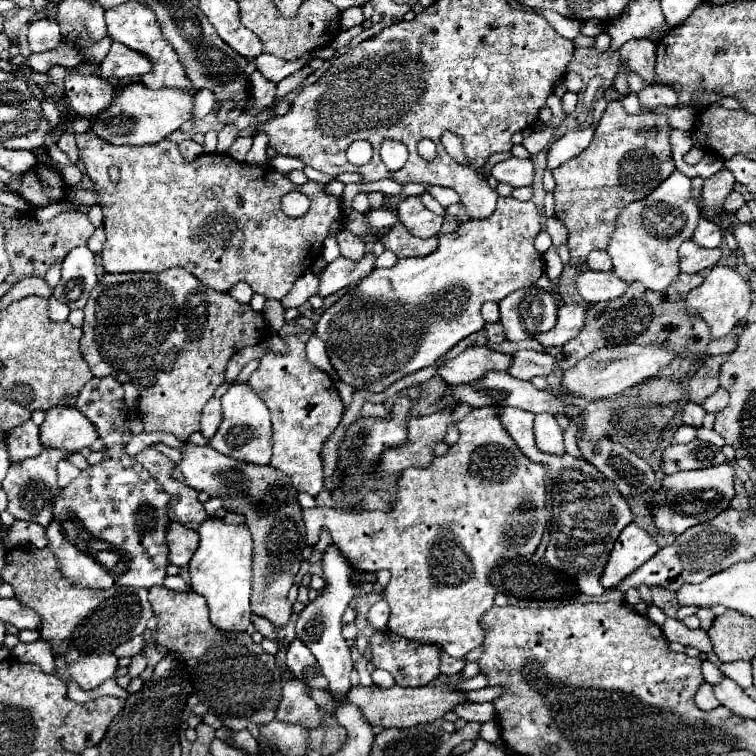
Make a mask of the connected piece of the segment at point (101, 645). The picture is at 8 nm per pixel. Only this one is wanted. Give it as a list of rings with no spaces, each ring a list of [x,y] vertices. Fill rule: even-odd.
[[[30,544],[16,546],[6,552],[6,566],[2,570],[2,580],[14,586],[14,596],[20,604],[36,610],[40,614],[40,636],[50,642],[54,656],[64,656],[68,664],[76,662],[80,656],[90,654],[112,654],[112,650],[130,638],[146,630],[146,622],[152,618],[152,608],[148,602],[148,590],[144,588],[108,588],[108,590],[88,590],[72,586],[58,570],[56,556],[48,548],[34,548]]]

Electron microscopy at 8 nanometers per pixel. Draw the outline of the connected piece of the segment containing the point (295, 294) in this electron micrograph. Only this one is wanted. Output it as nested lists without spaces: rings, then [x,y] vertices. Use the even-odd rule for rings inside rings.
[[[306,272],[304,276],[300,276],[294,286],[292,292],[288,292],[288,296],[284,296],[282,306],[284,308],[296,308],[308,302],[310,296],[314,296],[318,292],[318,278],[312,272]]]

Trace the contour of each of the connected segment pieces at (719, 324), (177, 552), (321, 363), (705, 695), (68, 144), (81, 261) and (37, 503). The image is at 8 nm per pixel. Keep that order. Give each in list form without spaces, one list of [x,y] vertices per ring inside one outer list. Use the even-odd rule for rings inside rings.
[[[716,266],[712,270],[708,270],[704,282],[688,294],[686,312],[688,312],[688,316],[702,318],[710,328],[710,336],[716,340],[716,338],[728,336],[744,320],[744,316],[750,310],[750,304],[752,304],[750,284],[736,270],[732,270],[728,266]]]
[[[172,522],[168,528],[168,548],[170,548],[170,562],[176,566],[188,566],[192,554],[196,552],[200,536],[196,530],[184,528],[178,522]]]
[[[313,332],[311,336],[311,345],[306,345],[306,355],[308,360],[316,366],[316,368],[320,368],[320,370],[324,370],[334,382],[338,382],[340,378],[338,378],[335,370],[332,367],[330,362],[326,343],[319,339],[315,333]]]
[[[704,682],[704,684],[698,688],[694,700],[696,700],[696,706],[698,706],[700,710],[712,710],[712,708],[718,708],[718,706],[720,706],[720,702],[716,700],[716,696],[714,696],[714,692],[712,692],[712,686],[710,686],[708,682]]]
[[[64,132],[60,138],[58,138],[58,148],[68,156],[68,160],[76,166],[78,164],[78,148],[76,148],[76,140],[74,140],[74,134],[68,134]]]
[[[88,246],[74,248],[62,262],[62,280],[54,288],[54,298],[68,304],[70,310],[82,310],[96,282],[98,276],[94,254],[88,250]]]
[[[47,448],[42,450],[40,456],[24,460],[24,464],[16,464],[8,470],[2,488],[8,494],[8,512],[16,520],[28,520],[38,522],[42,526],[48,526],[52,522],[52,504],[58,496],[58,484],[56,484],[56,464],[71,453],[65,450]]]

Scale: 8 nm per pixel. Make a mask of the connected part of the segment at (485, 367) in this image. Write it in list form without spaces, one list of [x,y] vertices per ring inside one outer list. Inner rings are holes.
[[[472,346],[466,348],[460,356],[448,360],[444,366],[440,366],[438,374],[448,382],[448,384],[476,384],[484,372],[490,370],[500,370],[506,372],[512,364],[512,356],[494,352],[486,346]]]

